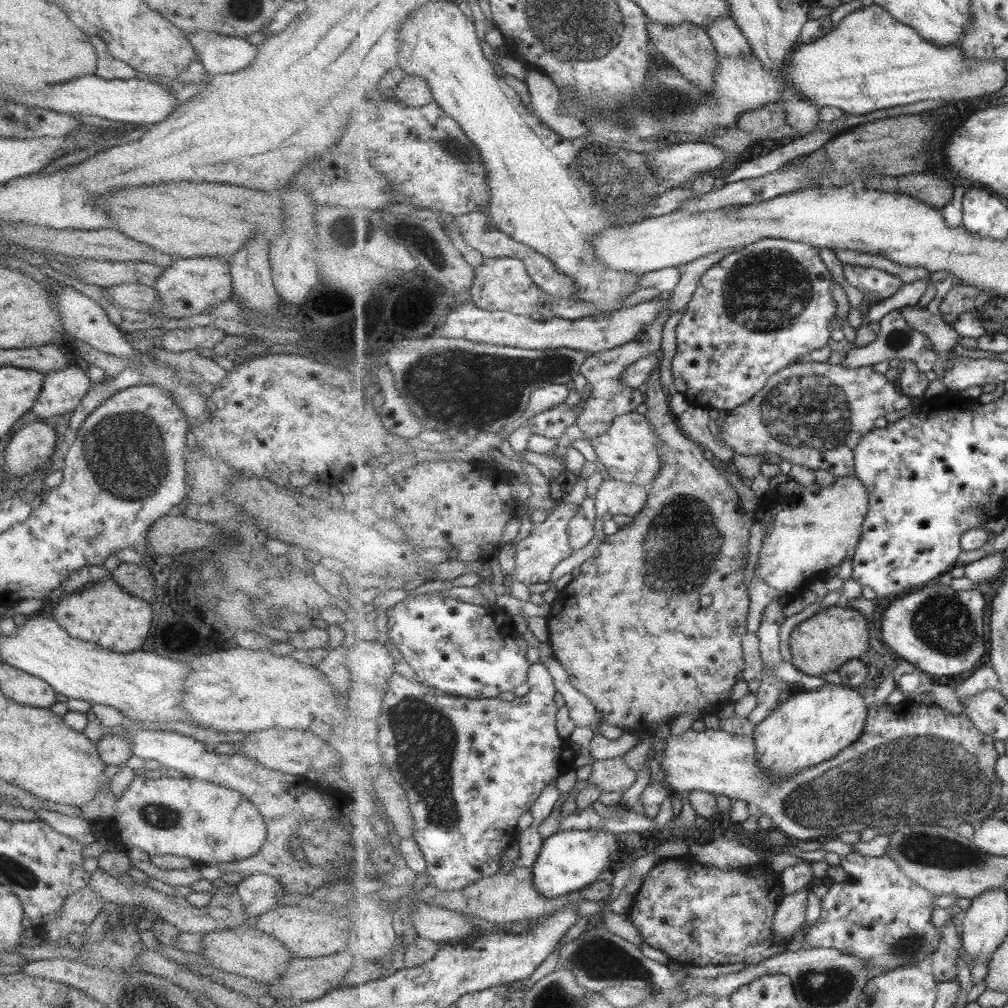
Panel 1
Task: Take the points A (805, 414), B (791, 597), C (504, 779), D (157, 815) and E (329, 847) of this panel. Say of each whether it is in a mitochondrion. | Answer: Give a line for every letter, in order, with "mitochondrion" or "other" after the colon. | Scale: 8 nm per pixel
A: mitochondrion
B: other
C: other
D: mitochondrion
E: mitochondrion

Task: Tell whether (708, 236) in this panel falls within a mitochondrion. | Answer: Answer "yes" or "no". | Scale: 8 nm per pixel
no

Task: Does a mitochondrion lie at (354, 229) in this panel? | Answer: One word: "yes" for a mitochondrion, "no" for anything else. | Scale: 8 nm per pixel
yes

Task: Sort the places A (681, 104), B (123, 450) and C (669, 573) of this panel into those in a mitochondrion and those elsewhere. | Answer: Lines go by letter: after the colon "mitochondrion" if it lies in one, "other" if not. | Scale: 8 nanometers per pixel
A: mitochondrion
B: mitochondrion
C: mitochondrion

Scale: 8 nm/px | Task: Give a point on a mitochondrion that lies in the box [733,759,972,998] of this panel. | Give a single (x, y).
(908, 946)

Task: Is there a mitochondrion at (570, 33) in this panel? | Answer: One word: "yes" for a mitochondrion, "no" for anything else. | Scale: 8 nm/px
yes

